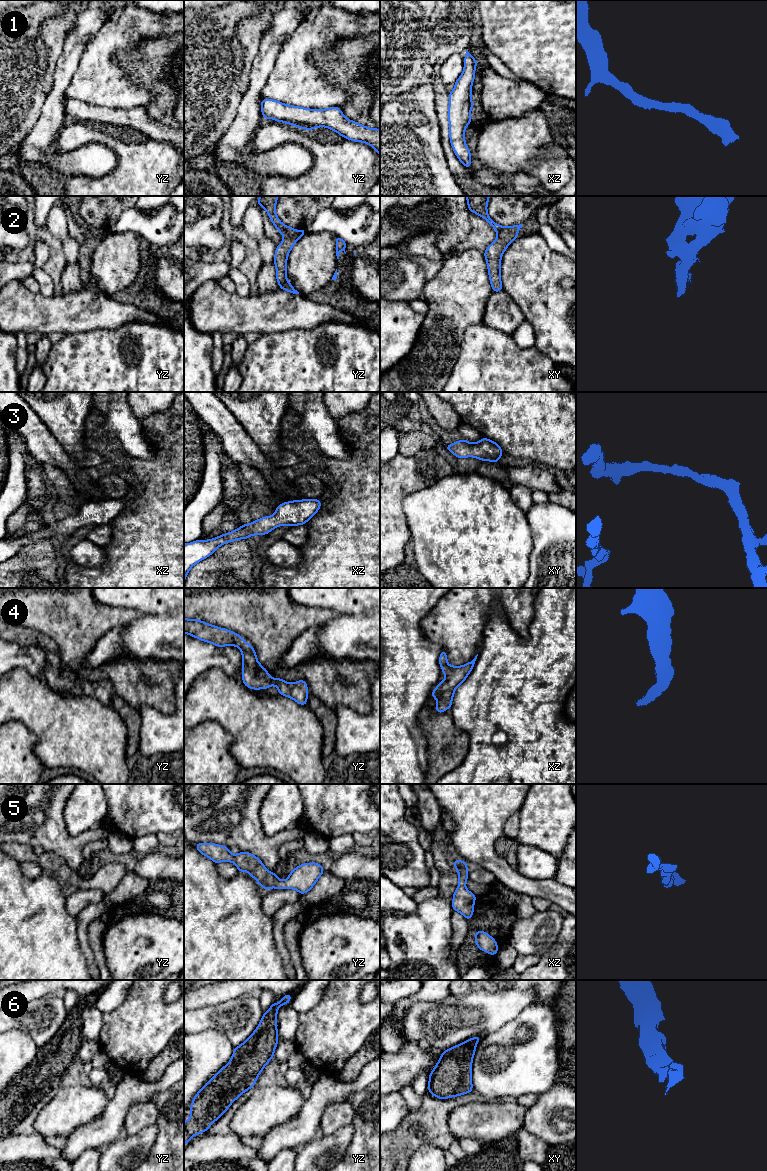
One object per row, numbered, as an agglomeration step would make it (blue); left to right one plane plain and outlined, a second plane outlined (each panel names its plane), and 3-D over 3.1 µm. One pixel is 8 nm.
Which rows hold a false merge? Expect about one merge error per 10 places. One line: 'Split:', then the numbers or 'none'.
Split: none

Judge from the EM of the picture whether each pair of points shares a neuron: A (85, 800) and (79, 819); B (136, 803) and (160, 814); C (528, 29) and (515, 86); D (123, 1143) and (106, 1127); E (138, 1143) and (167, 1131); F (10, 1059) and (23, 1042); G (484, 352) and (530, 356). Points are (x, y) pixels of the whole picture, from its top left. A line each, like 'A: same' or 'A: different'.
A: same
B: same
C: different
D: different
E: different
F: same
G: same

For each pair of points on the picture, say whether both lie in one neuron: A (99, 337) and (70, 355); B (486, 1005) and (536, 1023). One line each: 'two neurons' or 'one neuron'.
A: one neuron
B: two neurons

